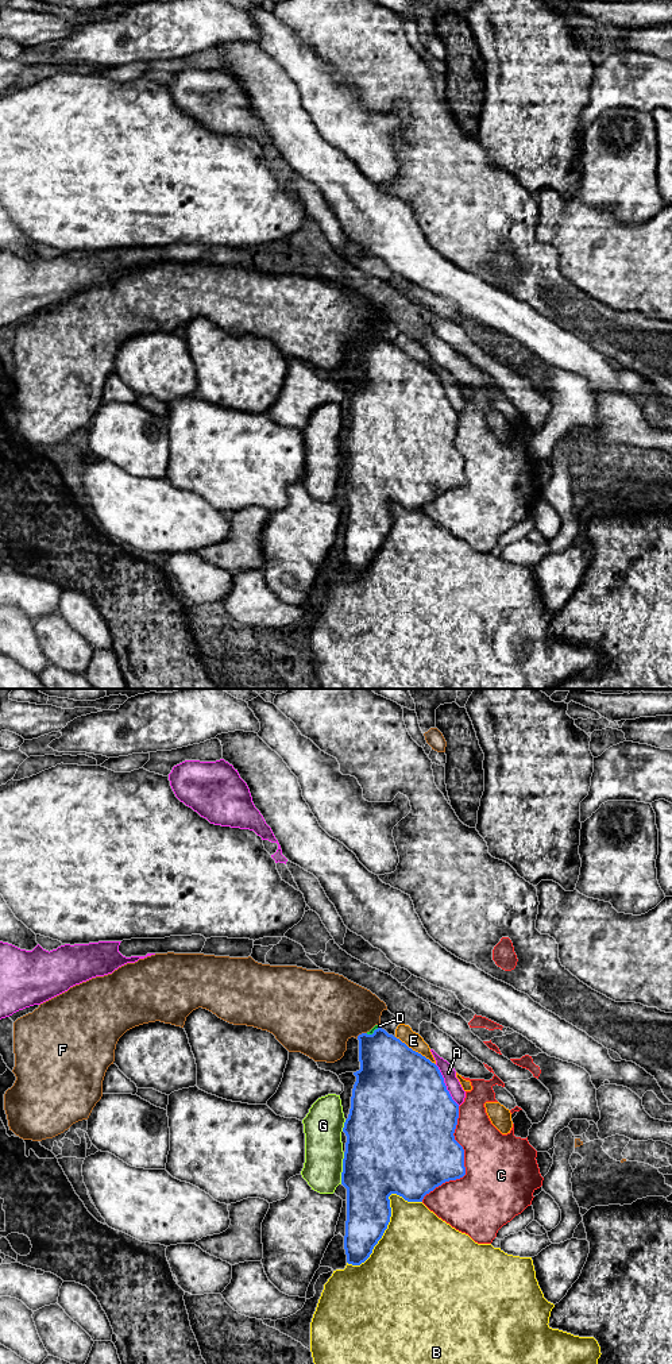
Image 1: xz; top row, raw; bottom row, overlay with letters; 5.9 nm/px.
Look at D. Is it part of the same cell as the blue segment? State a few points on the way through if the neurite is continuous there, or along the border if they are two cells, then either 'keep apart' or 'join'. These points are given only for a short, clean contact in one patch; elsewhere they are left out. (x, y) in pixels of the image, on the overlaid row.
join

